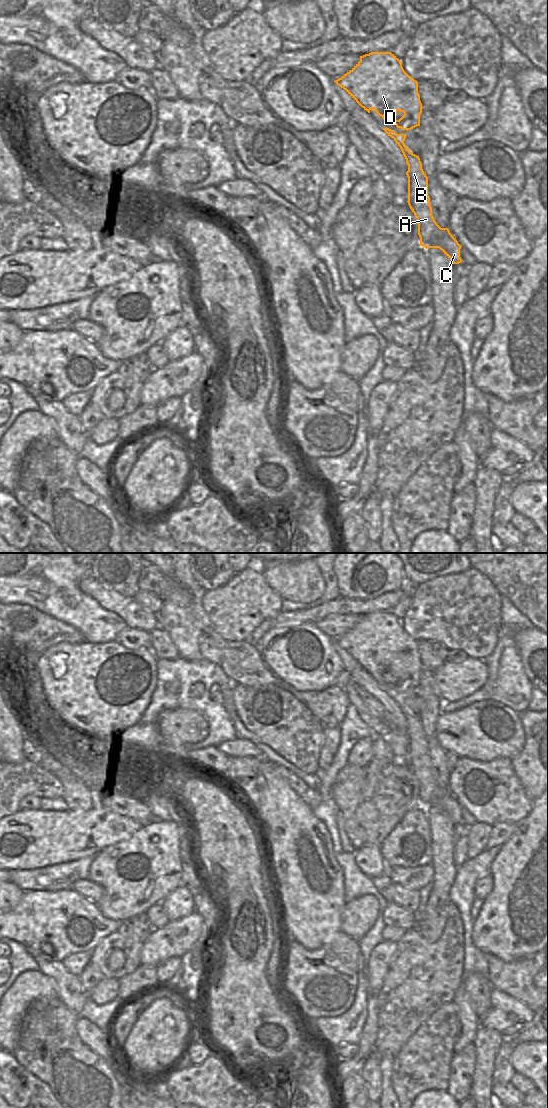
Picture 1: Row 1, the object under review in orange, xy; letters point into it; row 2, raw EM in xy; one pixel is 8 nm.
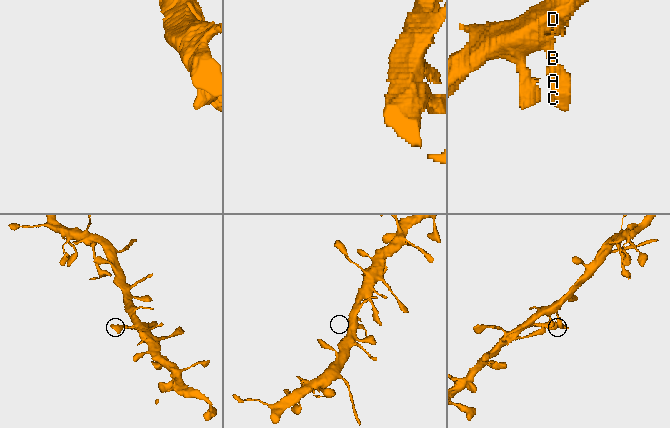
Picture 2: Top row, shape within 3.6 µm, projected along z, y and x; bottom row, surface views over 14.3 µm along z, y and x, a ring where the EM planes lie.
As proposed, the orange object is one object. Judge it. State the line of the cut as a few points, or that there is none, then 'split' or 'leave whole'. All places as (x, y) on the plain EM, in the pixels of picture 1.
no cut | leave whole

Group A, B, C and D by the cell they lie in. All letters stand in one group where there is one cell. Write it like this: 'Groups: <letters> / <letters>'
Groups: A B C D

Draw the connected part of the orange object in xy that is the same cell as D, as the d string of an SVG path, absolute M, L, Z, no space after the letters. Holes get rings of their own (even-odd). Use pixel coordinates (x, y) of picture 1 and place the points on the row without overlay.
M371 612L360 616L360 621L349 632L334 642L368 673L373 669L383 679L386 675L390 679L390 683L395 684L397 688L408 691L420 686L420 675L423 668L418 653L418 642L404 631L401 621L391 612ZM398 671L403 672L404 675L399 680L393 680L392 675L397 675Z

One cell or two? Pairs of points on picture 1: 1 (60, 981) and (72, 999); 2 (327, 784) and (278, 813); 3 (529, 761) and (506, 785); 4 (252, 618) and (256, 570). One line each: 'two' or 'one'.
1: one
2: two
3: two
4: one

